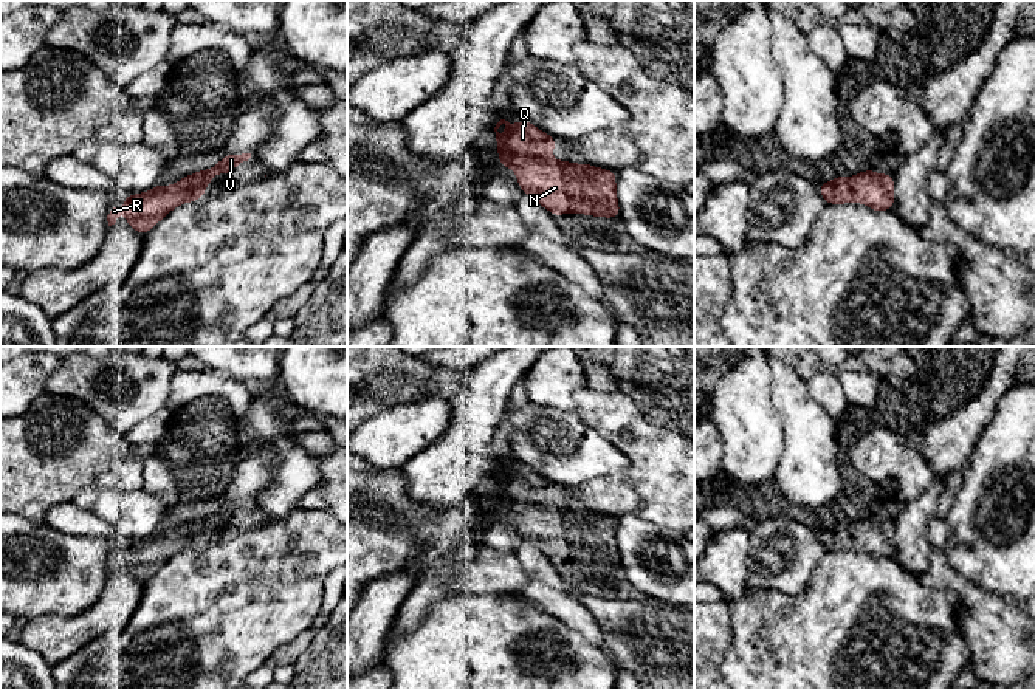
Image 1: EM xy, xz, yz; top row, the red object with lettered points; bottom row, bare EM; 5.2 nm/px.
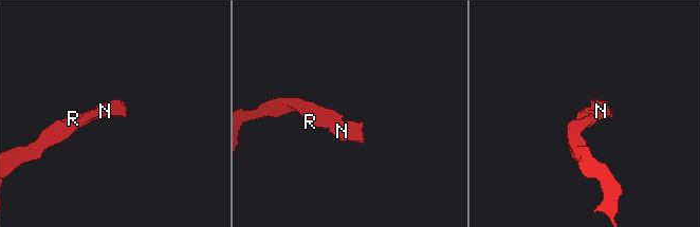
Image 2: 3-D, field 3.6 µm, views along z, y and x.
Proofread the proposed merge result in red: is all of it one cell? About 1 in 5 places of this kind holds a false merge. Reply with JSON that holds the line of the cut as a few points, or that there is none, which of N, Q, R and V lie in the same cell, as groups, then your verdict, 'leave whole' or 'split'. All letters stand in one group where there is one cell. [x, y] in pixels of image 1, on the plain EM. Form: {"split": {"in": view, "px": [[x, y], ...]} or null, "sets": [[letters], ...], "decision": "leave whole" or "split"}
{"split": null, "sets": [["N", "Q", "R", "V"]], "decision": "leave whole"}

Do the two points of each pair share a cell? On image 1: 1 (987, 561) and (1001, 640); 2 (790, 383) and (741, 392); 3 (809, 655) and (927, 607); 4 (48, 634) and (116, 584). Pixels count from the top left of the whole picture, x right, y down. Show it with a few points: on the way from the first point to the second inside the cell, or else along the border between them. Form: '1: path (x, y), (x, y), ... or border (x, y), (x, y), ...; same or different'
1: border (961, 576), (989, 593), (1009, 596), (1015, 601); different
2: border (767, 363), (772, 404), (781, 421); different
3: path (839, 655), (887, 647), (897, 637); same
4: path (67, 634), (79, 630), (107, 603); same

